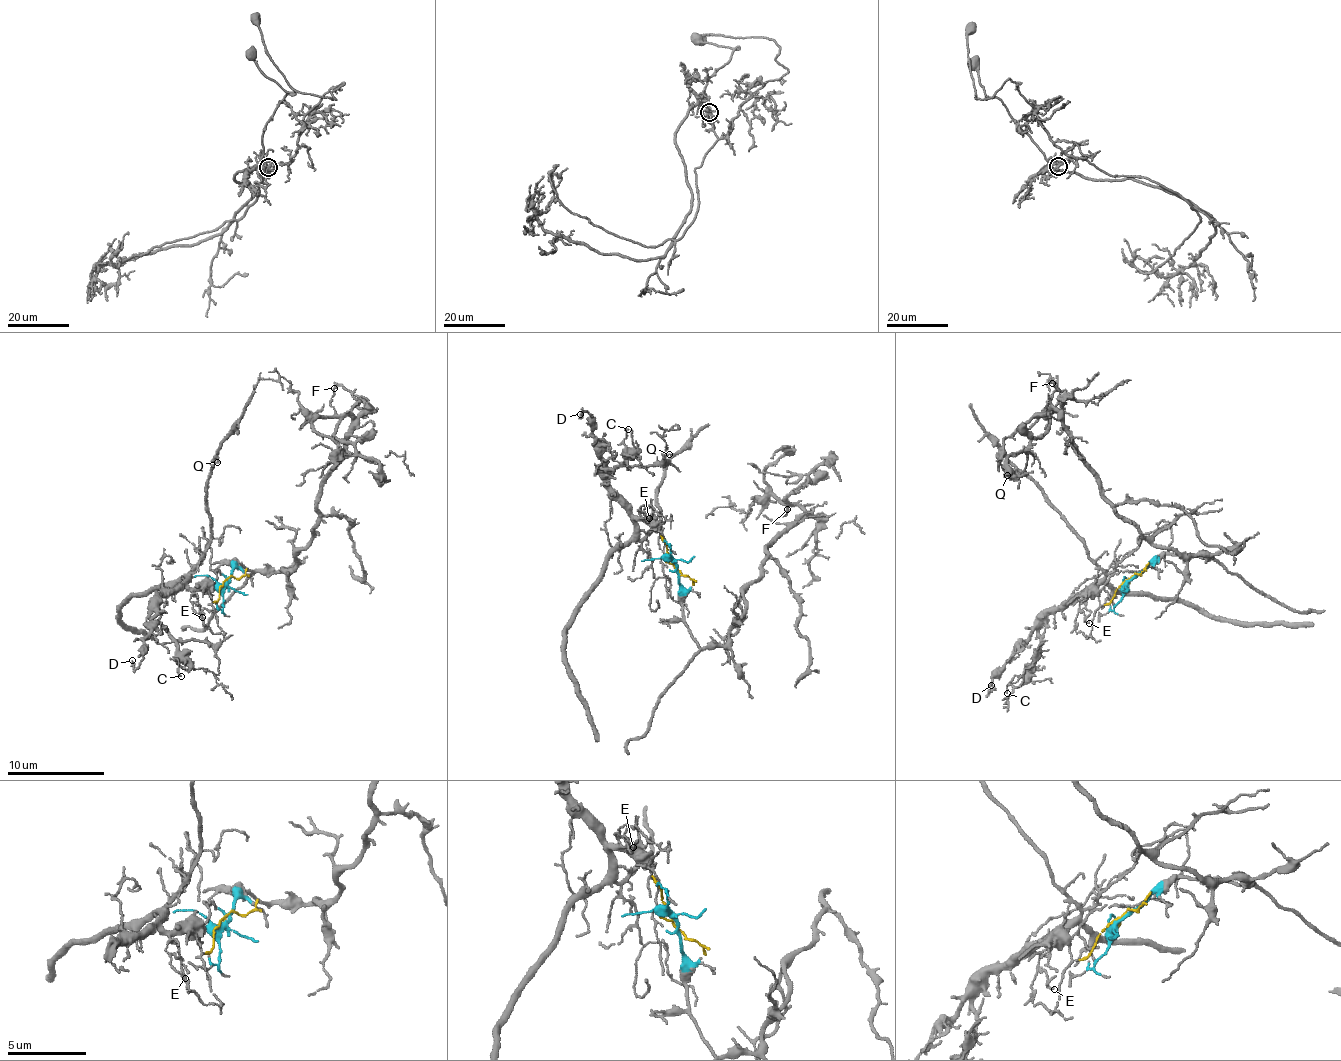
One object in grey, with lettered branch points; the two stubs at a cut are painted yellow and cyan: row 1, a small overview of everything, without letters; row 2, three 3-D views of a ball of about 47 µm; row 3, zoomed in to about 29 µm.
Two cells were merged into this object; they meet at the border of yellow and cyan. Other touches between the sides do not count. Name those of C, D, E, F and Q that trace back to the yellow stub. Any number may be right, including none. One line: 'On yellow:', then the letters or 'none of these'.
On yellow: C, D, E, Q

